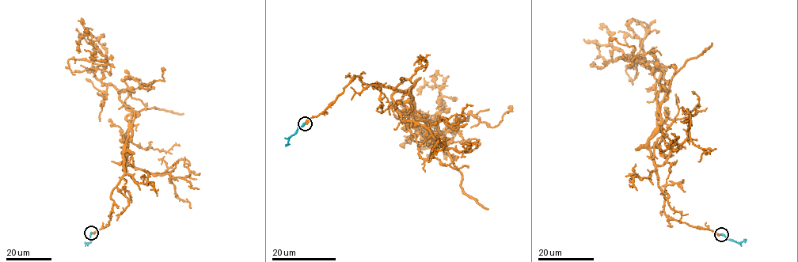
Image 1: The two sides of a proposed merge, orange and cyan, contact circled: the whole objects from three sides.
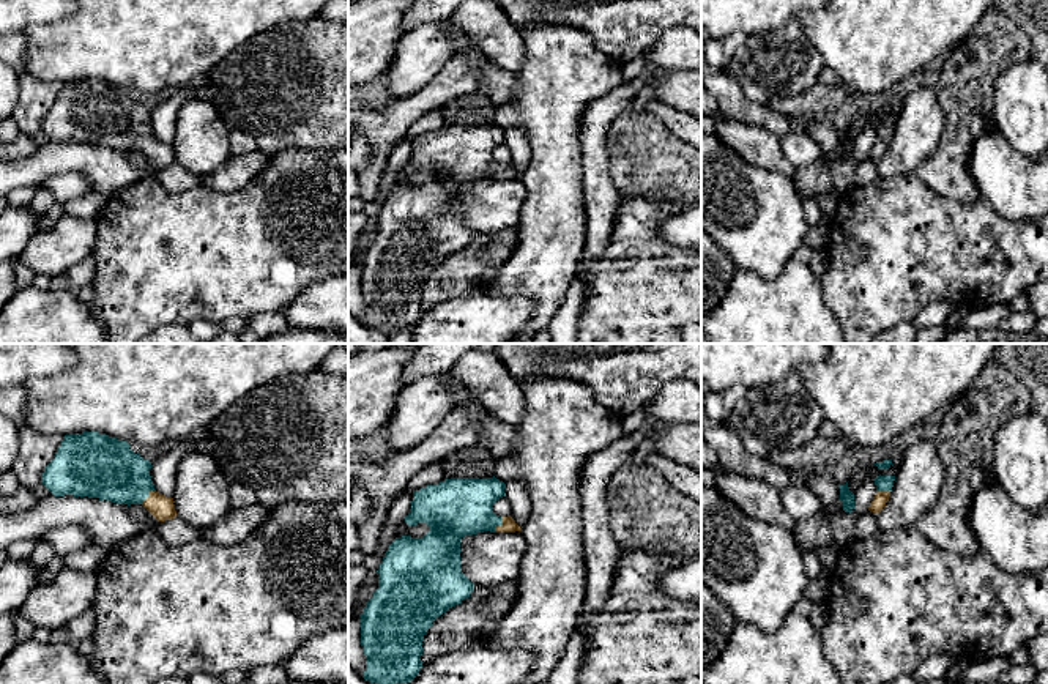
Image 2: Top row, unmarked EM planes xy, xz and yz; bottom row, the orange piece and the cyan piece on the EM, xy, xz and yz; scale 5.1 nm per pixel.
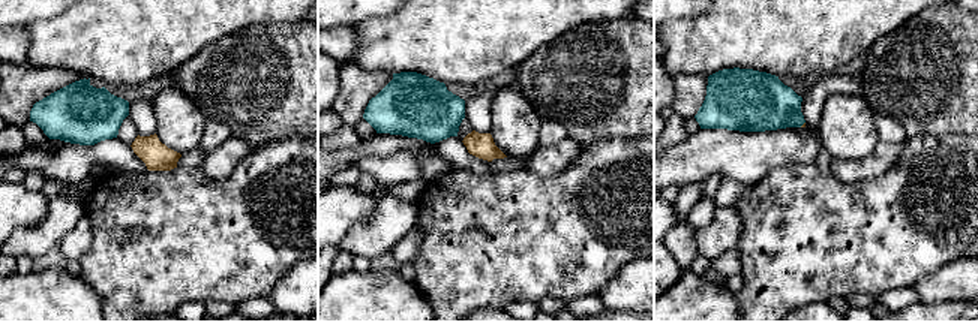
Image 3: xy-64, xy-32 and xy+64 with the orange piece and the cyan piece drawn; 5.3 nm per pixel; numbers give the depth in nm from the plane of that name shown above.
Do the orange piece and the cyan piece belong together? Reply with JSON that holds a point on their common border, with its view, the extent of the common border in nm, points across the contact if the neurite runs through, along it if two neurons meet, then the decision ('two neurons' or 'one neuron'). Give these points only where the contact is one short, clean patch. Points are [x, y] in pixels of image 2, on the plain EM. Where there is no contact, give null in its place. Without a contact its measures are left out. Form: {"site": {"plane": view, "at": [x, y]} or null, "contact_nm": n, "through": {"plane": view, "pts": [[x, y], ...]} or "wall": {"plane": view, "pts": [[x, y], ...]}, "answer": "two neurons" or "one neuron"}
{"site": {"plane": "xz", "at": [500, 172]}, "contact_nm": 90, "through": {"plane": "xz", "pts": [[508, 170], [500, 172], [460, 153]]}, "answer": "one neuron"}

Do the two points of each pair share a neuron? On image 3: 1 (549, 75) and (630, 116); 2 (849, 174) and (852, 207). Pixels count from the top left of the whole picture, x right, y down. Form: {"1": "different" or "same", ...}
{"1": "same", "2": "different"}

